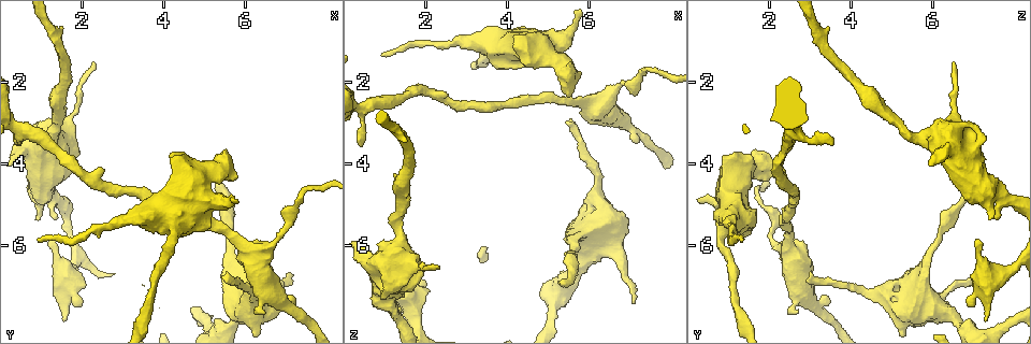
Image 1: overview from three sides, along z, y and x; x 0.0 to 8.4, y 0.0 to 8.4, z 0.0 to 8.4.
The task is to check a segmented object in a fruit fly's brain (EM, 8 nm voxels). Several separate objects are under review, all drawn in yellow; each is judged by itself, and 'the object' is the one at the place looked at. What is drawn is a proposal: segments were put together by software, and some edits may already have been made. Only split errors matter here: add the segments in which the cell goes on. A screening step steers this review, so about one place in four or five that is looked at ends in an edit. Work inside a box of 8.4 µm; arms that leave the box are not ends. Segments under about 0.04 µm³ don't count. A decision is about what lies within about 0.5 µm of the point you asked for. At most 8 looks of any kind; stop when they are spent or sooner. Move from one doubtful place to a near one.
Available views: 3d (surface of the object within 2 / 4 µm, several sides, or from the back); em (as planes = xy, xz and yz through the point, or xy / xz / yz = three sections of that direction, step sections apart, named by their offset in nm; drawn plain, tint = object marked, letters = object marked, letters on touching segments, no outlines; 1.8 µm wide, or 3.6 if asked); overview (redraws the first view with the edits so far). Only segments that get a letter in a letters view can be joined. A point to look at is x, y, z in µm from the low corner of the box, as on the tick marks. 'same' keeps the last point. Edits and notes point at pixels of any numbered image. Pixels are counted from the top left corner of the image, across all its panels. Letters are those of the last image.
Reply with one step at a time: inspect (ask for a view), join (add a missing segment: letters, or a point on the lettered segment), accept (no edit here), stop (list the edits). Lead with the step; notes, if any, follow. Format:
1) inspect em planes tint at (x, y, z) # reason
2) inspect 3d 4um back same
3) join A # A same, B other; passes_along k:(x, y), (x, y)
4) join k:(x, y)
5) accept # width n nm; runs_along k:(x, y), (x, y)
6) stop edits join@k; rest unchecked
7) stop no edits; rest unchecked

inspect em planes letters at (1.20, 5.90, 7.20)

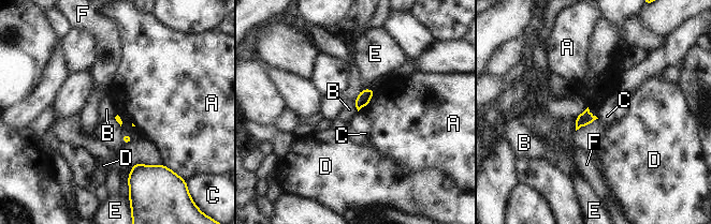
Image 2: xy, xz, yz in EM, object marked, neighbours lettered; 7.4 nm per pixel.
accept # longest_contact A 220 nm; A other, B other, C other, D other, E other, F other; border 2:(574, 118), (576, 130); no lettered segment goes on from it

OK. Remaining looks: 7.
inspect em 3.6um planes plain at (6.90, 7.40, 3.05)

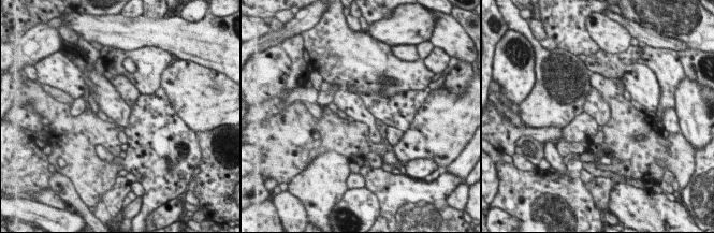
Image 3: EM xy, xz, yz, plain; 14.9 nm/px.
inspect em 3.6um planes tint same

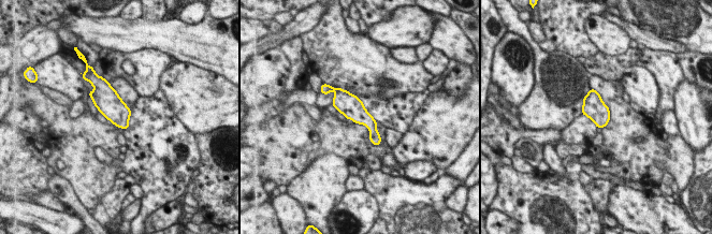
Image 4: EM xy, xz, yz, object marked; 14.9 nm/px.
inspect em 3.6um planes letters same # see the neighbours

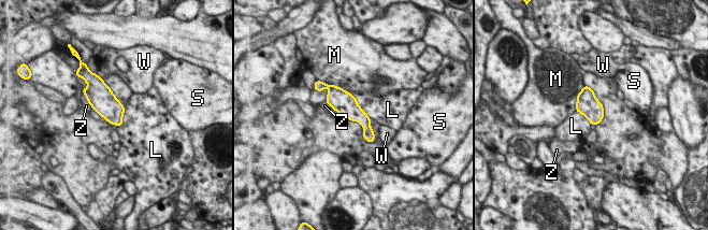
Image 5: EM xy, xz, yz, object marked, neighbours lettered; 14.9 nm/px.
accept # longest_contact L 700 nm; L other, M other, S other, W other, Z other; runs_along 5:(334, 88), (365, 123), (370, 138); no lettered segment goes on from it

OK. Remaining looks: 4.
inspect em planes tint at (5.30, 4.50, 6.90) # end of a long branch

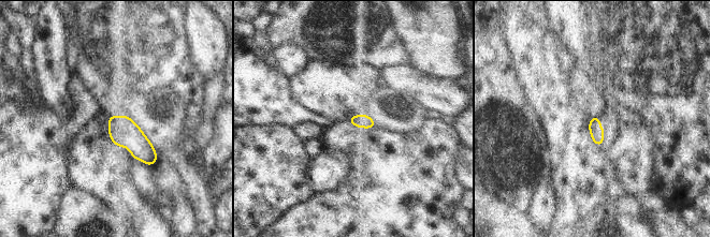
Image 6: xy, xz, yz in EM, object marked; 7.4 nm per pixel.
inspect em planes letters same # what lies round it

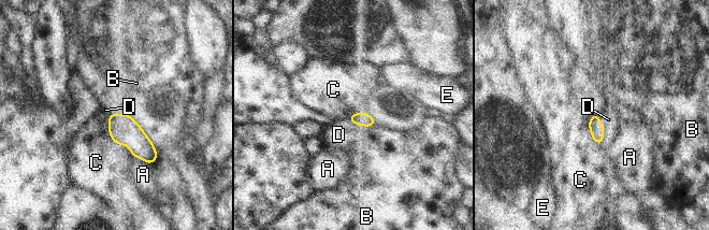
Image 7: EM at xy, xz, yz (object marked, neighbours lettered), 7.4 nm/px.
join D # longest_contact C 300 nm; A other, B other, C other, D same, E other; the cell continues

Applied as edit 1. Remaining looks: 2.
stop edits join@7; rest unchecked

